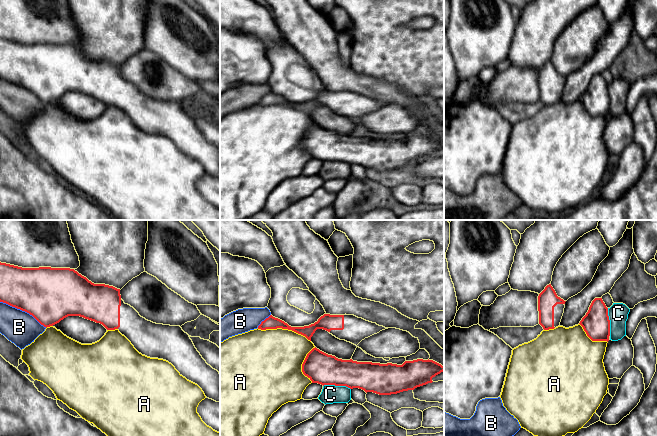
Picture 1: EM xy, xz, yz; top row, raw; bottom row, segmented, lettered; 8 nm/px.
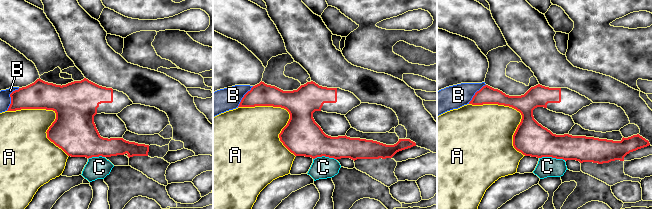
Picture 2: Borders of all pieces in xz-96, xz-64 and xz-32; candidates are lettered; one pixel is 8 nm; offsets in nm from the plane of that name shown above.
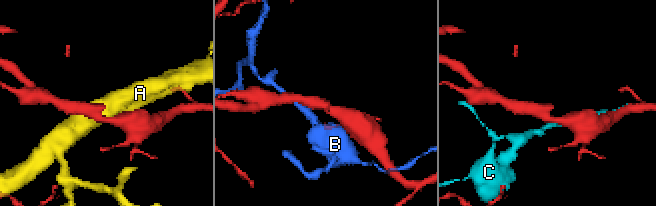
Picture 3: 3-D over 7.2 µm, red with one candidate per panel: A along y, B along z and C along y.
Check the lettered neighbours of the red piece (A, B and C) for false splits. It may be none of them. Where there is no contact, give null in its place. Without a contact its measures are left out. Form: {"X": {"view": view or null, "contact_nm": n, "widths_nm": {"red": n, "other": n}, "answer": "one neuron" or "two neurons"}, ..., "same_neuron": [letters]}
{"A": {"view": "xz", "contact_nm": 440, "widths_nm": {"red": 100, "other": 460}, "answer": "two neurons"}, "B": {"view": "xy", "contact_nm": 440, "widths_nm": {"red": 440, "other": 260}, "answer": "two neurons"}, "C": {"view": "xz", "contact_nm": 220, "widths_nm": {"red": 240, "other": 150}, "answer": "two neurons"}, "same_neuron": []}

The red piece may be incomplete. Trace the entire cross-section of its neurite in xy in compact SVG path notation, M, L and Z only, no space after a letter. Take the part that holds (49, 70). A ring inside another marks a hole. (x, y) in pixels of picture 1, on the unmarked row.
M0 38L0 78L29 89L46 104L59 99L68 92L80 92L102 100L107 106L118 105L139 129L150 134L168 137L180 151L197 160L207 174L220 178L220 149L206 139L189 111L180 102L156 100L141 93L133 83L124 79L121 75L120 65L105 60L94 60L70 44L22 44Z

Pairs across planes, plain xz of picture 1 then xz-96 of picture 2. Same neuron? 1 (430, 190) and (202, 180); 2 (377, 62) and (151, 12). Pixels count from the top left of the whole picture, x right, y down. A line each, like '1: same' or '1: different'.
1: same
2: same

